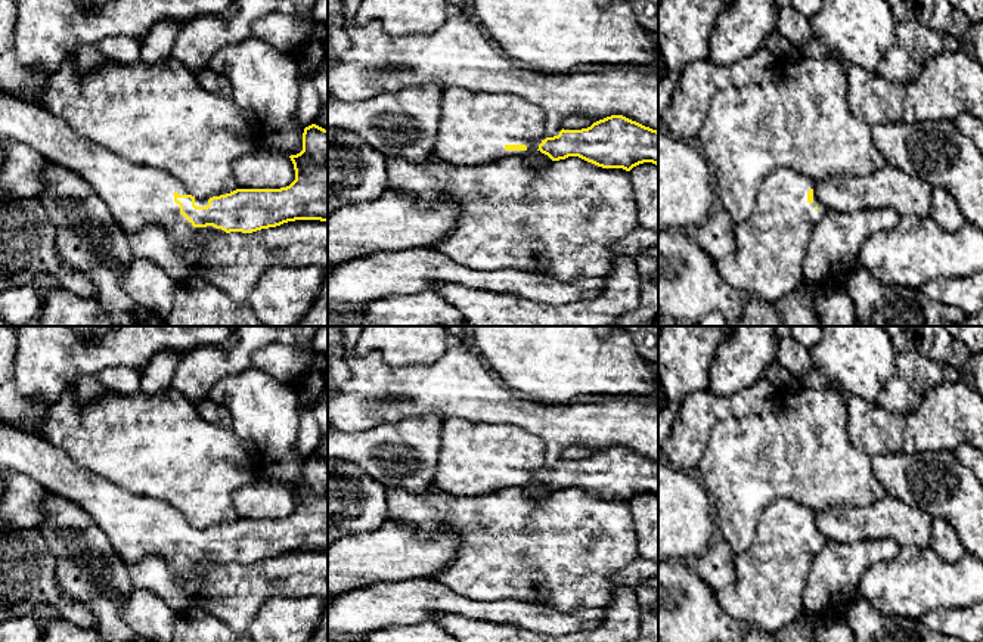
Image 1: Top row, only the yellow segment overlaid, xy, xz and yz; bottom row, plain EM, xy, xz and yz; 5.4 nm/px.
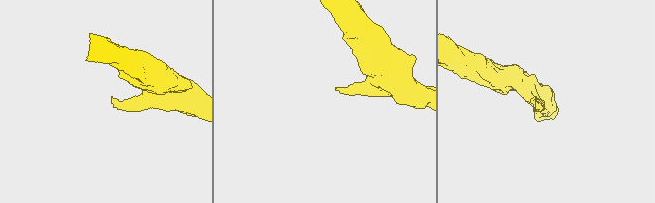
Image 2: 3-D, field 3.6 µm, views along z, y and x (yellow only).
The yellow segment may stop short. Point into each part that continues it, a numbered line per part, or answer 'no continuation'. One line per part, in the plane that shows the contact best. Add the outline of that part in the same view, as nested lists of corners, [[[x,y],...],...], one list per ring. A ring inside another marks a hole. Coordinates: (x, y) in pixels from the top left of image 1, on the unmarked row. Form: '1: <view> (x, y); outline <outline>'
1: xy (136, 526); outline [[[0,421],[0,471],[4,469],[22,472],[53,494],[77,502],[105,531],[125,564],[158,555],[180,576],[226,564],[213,556],[193,558],[180,545],[174,524],[190,522],[167,502],[128,493],[108,478],[77,465],[41,435]]]

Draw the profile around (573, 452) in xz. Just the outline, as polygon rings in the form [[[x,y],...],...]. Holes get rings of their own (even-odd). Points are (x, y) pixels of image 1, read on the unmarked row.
[[[570,446],[564,453],[564,460],[582,460],[590,458],[593,453],[584,446]]]

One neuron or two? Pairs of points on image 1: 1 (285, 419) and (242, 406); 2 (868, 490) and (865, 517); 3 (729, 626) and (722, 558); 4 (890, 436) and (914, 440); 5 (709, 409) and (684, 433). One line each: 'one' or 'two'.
1: one
2: two
3: two
4: two
5: one

